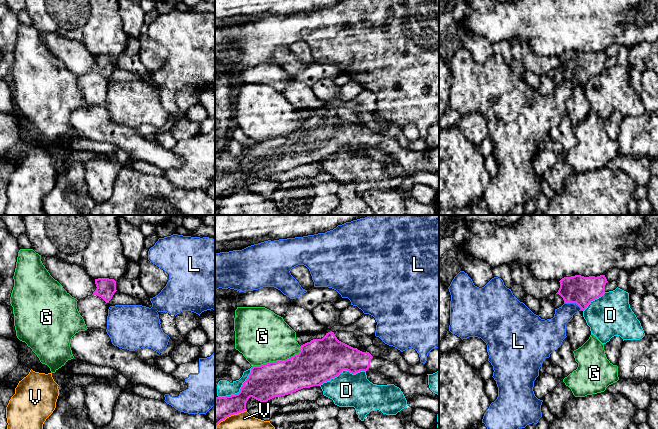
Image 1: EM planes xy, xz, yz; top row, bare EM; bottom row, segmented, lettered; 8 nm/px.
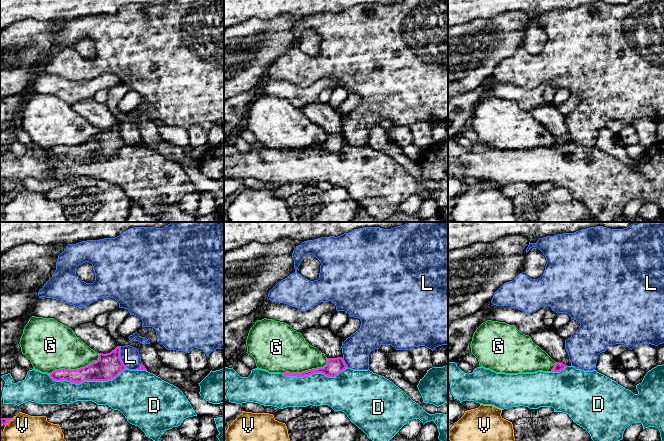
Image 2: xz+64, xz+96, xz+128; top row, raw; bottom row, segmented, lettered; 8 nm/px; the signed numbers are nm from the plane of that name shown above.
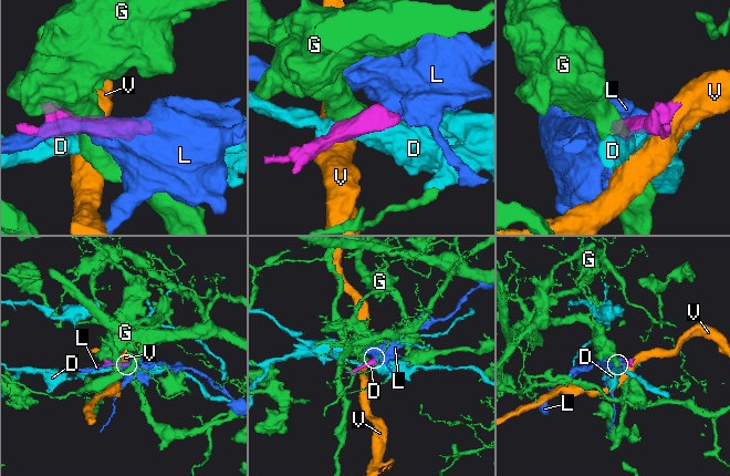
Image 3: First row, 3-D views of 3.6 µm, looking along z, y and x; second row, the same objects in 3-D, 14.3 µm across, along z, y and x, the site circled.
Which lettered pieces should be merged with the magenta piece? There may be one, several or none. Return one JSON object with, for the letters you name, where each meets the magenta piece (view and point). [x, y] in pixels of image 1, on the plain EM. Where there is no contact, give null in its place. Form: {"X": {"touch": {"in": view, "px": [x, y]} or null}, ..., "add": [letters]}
{"add": []}

